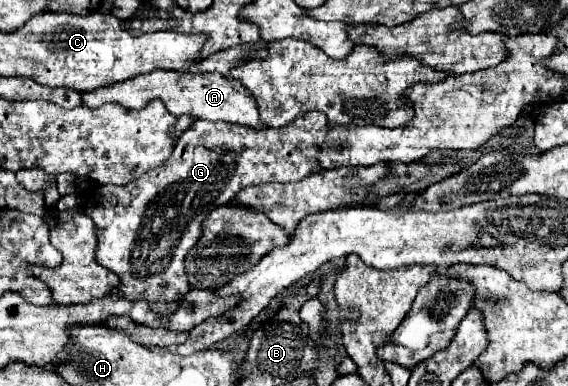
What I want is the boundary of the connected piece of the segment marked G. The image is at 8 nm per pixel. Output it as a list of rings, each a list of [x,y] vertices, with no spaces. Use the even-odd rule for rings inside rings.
[[[309,113],[281,129],[268,127],[260,131],[243,125],[227,125],[225,121],[193,121],[193,125],[181,133],[171,157],[163,165],[123,187],[101,185],[97,197],[89,203],[87,215],[99,229],[95,257],[99,265],[119,275],[119,295],[167,301],[167,297],[175,297],[175,293],[185,293],[189,289],[185,257],[203,235],[205,217],[219,205],[229,203],[249,185],[301,181],[321,171],[316,157],[318,142],[324,137],[321,131],[320,138],[317,137],[314,129],[323,129],[323,125],[327,125],[327,121],[321,113]],[[279,149],[283,153],[275,159],[274,153],[279,153]],[[135,245],[137,269],[133,257]]]

